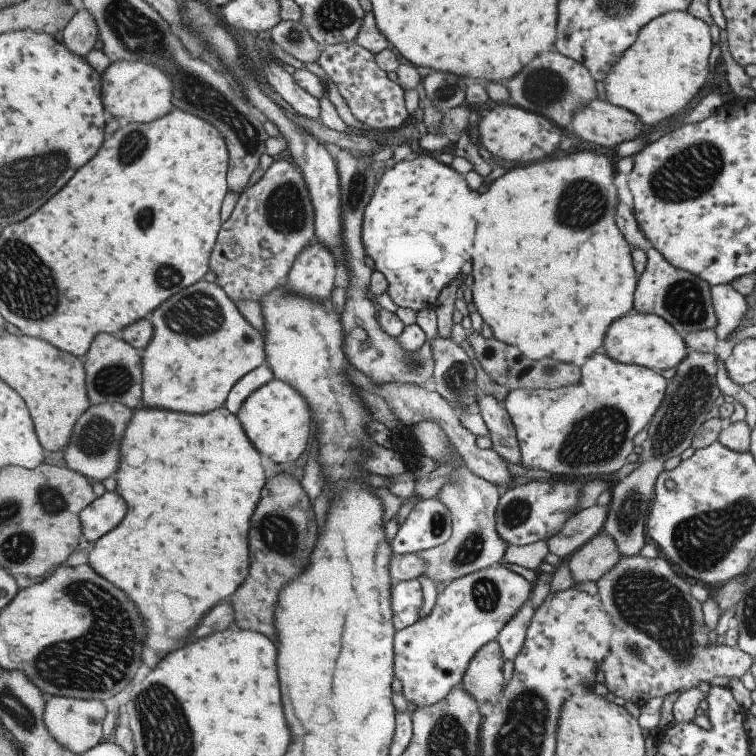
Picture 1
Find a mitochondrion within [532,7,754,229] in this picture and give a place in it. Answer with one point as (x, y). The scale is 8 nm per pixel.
(688, 173)

